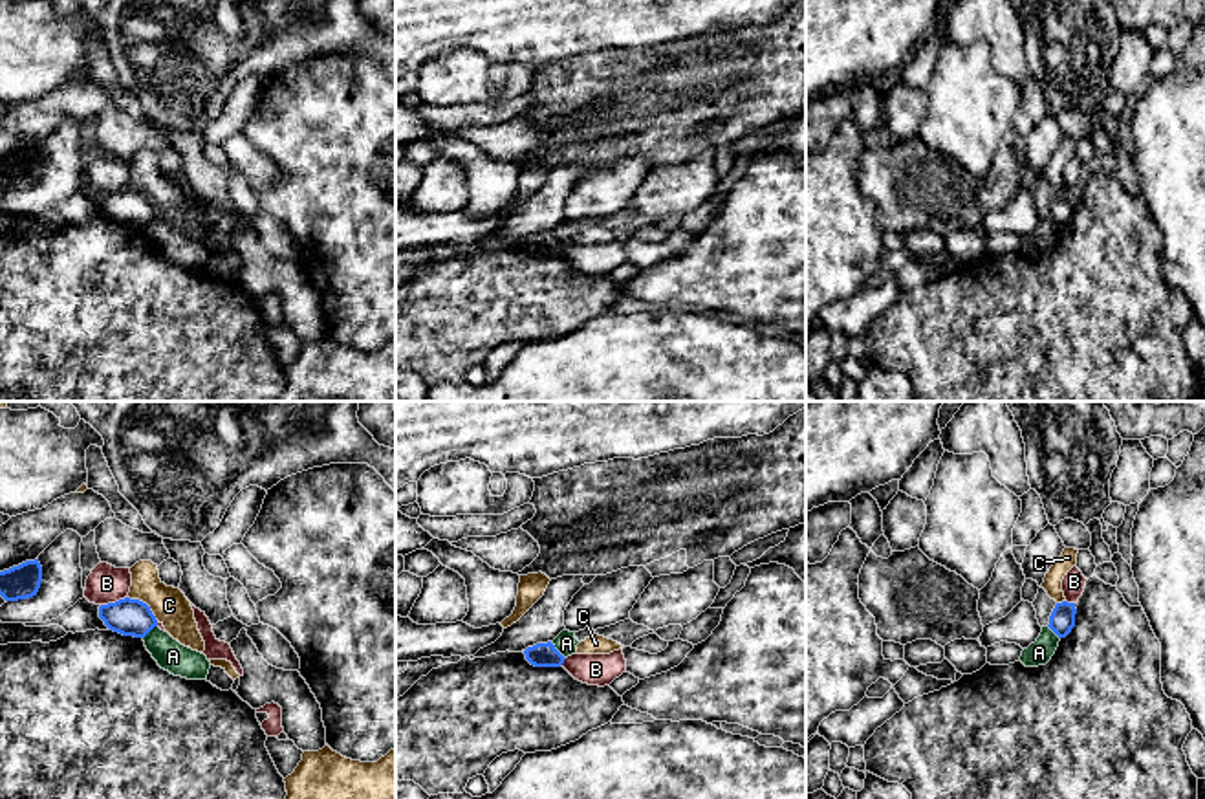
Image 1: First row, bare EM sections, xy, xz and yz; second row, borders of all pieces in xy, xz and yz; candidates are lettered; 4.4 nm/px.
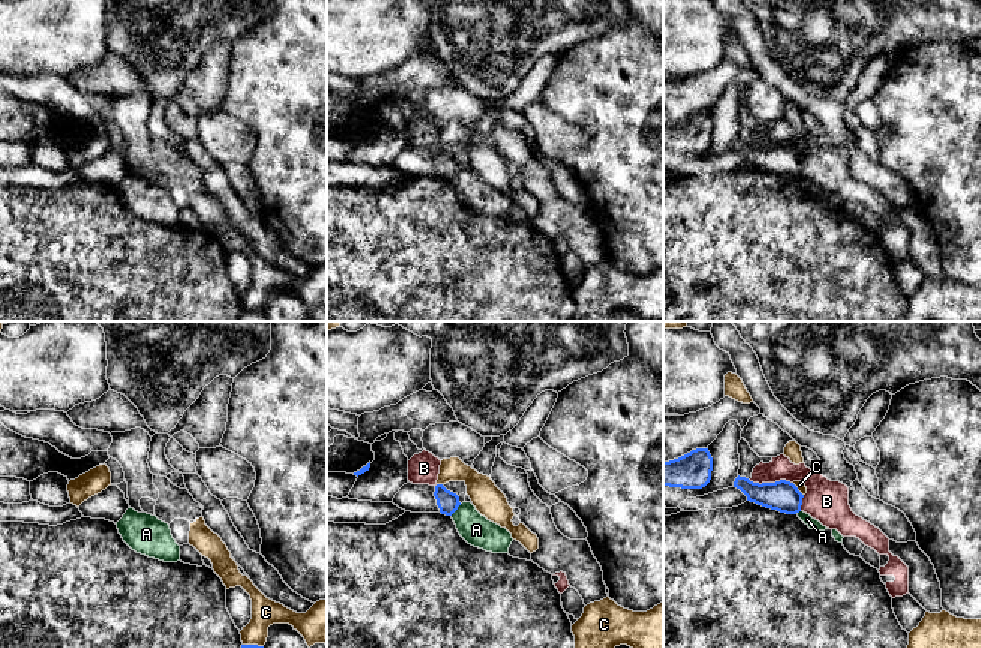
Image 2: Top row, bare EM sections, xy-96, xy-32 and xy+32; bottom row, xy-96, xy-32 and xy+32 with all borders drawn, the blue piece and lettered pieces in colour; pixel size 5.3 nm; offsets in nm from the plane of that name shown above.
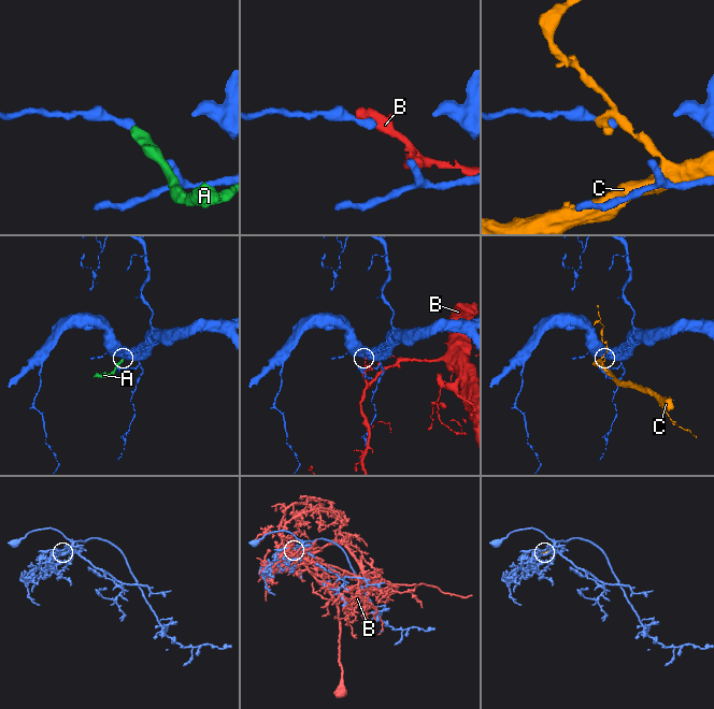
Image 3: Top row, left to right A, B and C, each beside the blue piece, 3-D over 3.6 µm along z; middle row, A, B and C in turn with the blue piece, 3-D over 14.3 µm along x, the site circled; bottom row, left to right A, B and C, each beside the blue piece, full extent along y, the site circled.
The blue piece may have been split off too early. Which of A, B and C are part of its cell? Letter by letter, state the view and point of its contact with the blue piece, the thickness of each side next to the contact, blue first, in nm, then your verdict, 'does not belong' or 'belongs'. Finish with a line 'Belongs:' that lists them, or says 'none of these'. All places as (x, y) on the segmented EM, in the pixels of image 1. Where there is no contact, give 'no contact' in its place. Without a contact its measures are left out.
A: xz (557, 651) | 110/100 nm | does not belong
B: xy (116, 601) | 160/160 nm | does not belong
C: xy (145, 603) | 160/160 nm | does not belong
Belongs: none of these

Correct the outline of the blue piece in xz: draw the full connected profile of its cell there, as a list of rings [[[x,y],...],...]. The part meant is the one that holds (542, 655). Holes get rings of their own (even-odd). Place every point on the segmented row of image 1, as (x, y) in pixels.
[[[551,641],[527,647],[524,654],[535,667],[560,667],[566,660]]]

